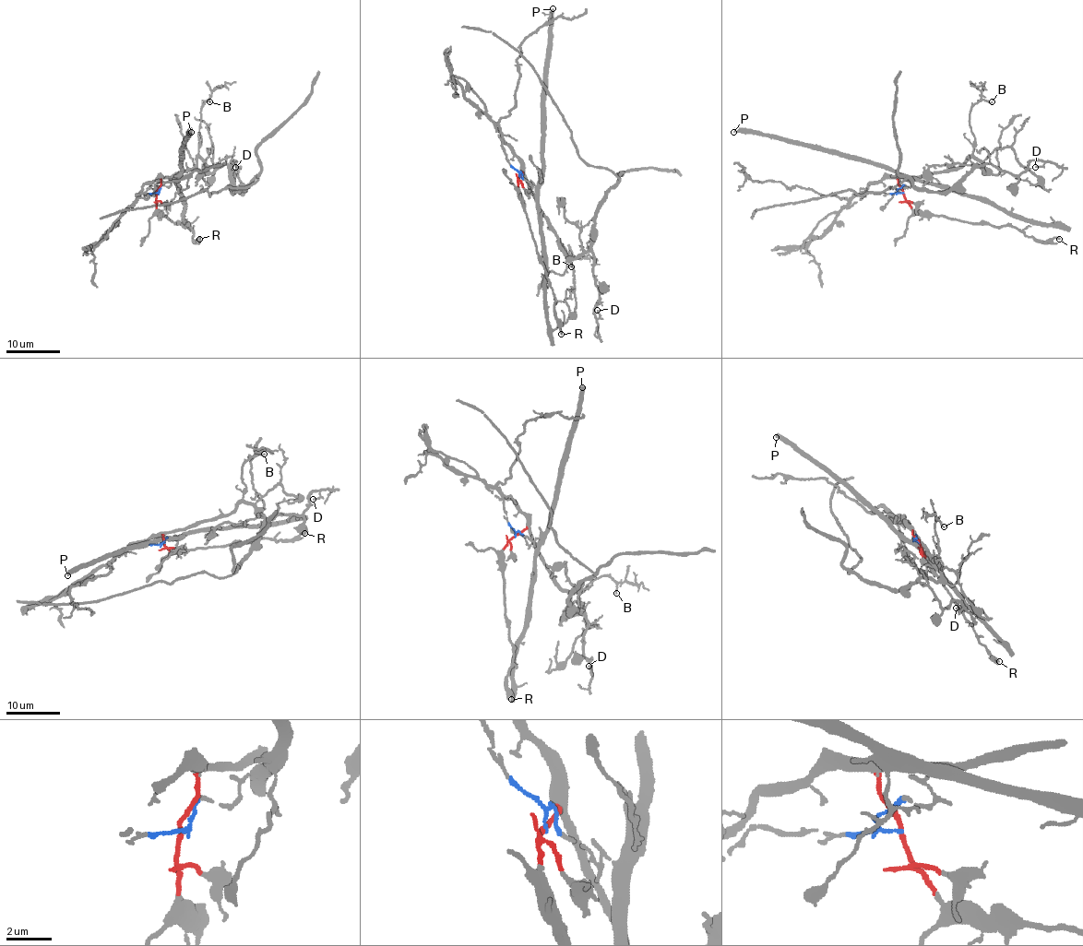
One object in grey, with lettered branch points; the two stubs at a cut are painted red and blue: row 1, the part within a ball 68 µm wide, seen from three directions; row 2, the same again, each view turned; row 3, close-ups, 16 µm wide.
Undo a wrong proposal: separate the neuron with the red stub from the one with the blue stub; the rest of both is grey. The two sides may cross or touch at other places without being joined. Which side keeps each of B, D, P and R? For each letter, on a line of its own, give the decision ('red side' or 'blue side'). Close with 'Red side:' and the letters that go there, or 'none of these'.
B: red side
D: red side
P: blue side
R: red side
Red side: B, D, R

